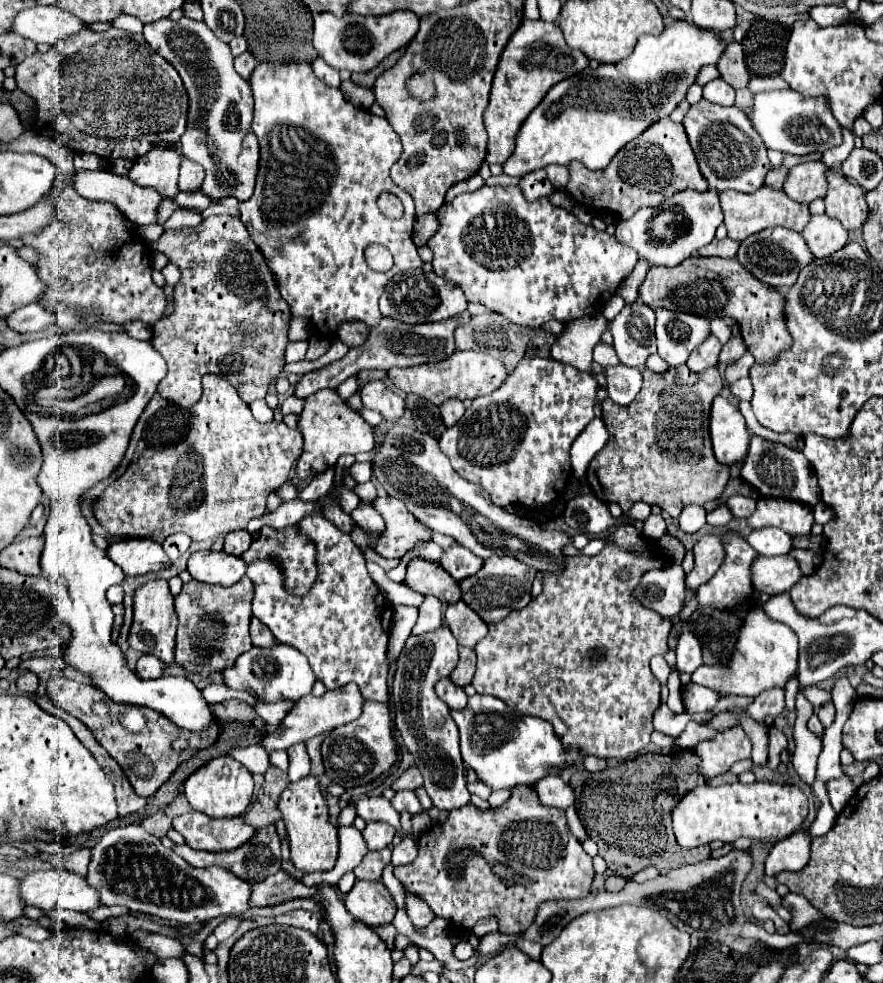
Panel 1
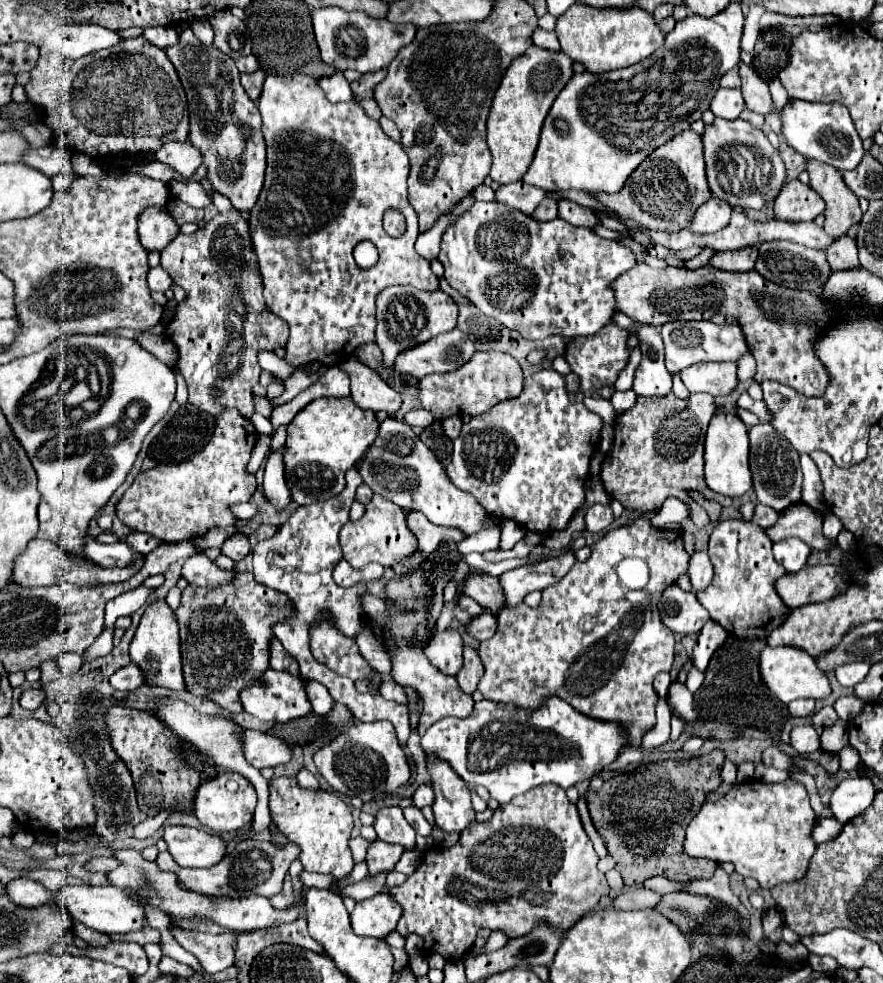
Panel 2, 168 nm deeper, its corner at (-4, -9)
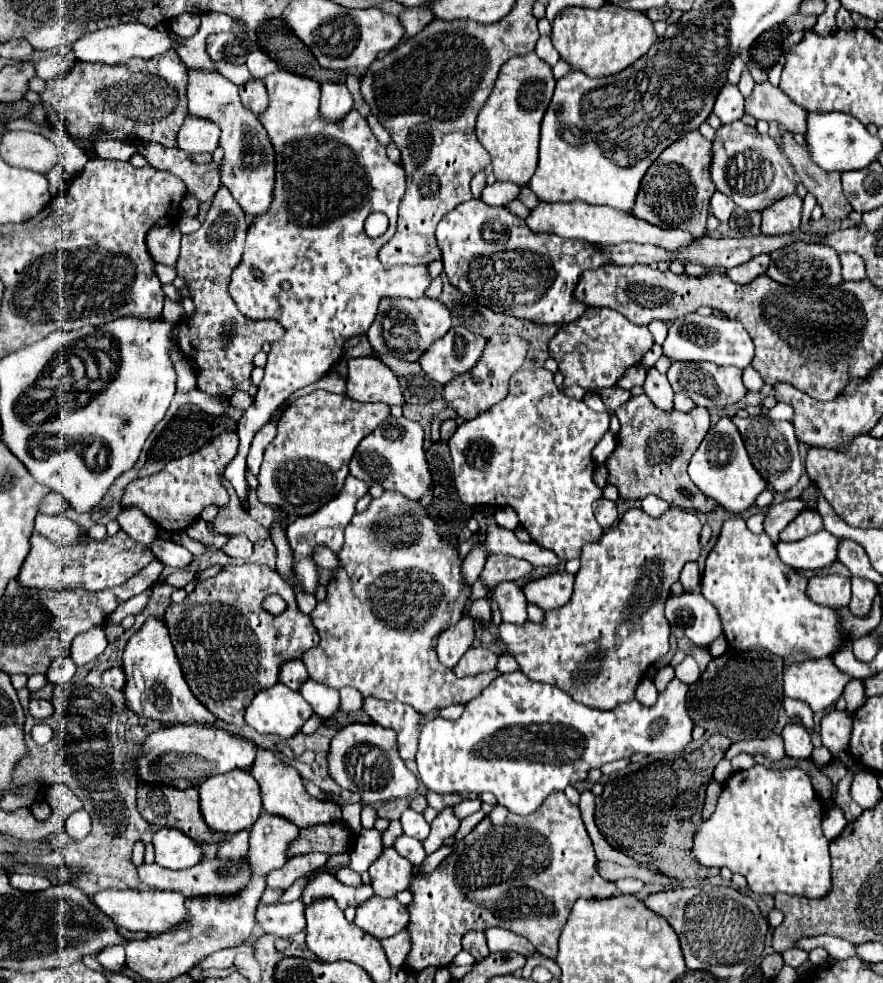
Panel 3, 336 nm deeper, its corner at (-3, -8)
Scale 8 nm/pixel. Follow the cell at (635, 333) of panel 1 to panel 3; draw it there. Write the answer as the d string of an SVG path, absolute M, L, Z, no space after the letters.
M650 367L646 369L646 379L644 379L644 393L652 399L652 403L658 407L658 409L664 409L664 411L670 411L674 405L672 405L672 397L674 397L674 391L666 379L666 375L662 375L656 367Z

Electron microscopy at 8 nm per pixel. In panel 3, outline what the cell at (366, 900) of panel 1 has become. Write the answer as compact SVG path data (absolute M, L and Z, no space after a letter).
M370 897L356 907L354 923L376 939L386 939L400 933L408 925L408 909L396 897Z

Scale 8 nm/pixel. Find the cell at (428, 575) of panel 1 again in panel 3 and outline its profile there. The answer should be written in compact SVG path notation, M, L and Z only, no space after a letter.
M476 599L476 601L472 601L468 613L472 619L488 623L490 621L490 603L486 603L486 599Z

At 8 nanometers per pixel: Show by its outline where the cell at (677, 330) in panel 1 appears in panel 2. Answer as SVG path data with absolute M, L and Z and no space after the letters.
M669 322L661 326L661 338L665 344L665 366L673 374L697 362L737 362L749 352L739 324L719 326L713 322Z

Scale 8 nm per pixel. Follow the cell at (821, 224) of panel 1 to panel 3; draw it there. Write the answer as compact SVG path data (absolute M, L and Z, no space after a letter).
M842 253L840 265L842 265L842 279L844 281L862 281L866 277L864 261L856 253Z

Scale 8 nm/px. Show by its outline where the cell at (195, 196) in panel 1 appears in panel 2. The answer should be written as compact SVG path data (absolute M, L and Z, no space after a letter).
M175 182L173 196L177 196L179 200L183 200L193 208L207 208L211 204L209 194L203 190L199 182Z

